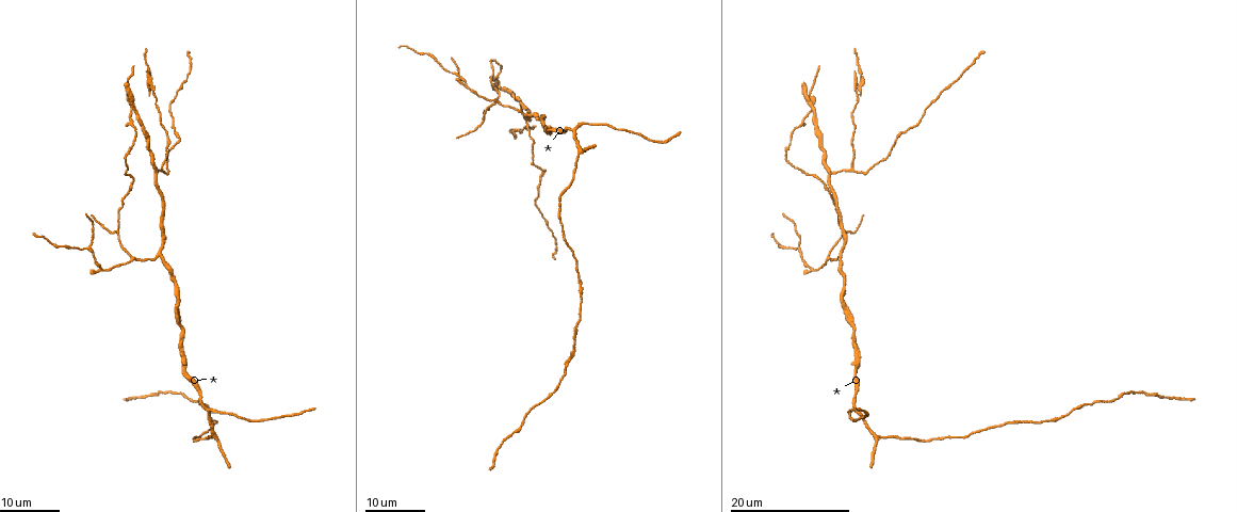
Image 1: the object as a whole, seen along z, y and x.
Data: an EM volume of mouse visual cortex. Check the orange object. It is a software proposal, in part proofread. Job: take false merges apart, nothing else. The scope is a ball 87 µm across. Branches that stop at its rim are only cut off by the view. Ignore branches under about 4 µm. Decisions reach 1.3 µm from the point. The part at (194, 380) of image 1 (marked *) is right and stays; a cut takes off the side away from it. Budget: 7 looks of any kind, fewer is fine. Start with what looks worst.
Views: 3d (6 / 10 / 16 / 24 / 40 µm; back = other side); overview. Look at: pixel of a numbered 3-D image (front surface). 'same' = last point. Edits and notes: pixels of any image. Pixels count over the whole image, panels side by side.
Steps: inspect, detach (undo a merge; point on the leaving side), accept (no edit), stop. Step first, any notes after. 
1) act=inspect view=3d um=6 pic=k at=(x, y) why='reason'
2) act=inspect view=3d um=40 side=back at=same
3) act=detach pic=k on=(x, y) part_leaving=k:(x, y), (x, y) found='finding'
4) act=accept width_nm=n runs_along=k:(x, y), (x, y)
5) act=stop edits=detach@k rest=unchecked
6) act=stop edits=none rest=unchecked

act=inspect view=3d um=16 pic=1 at=(117, 231) why='branch point'

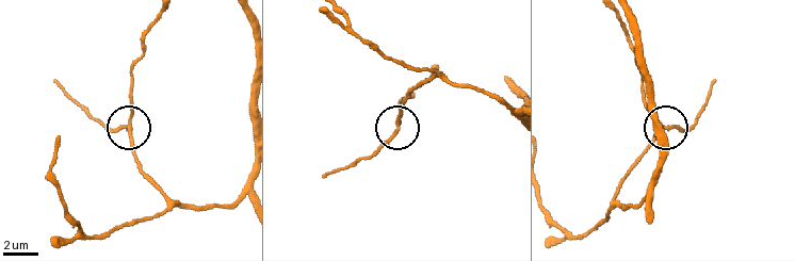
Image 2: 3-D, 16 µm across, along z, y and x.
act=inspect view=3d um=6 pic=2 at=(128, 126)

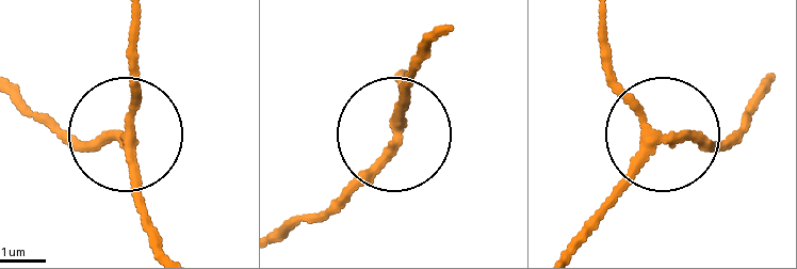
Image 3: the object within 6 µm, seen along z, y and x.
act=accept side_arm_um=7 found='all the same cell'

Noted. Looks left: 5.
act=inspect view=3d um=24 pic=1 at=(853, 168) why='a fork'

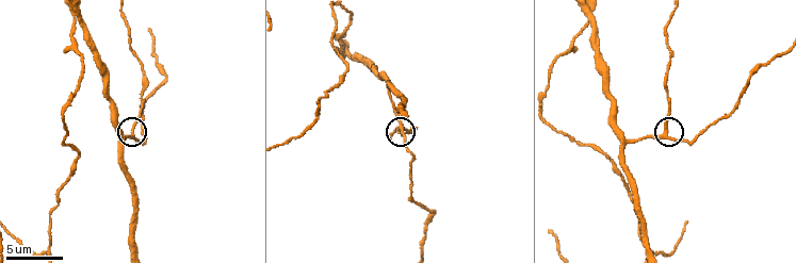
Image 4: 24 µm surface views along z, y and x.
act=inspect view=3d um=10 pic=4 at=(663, 136)

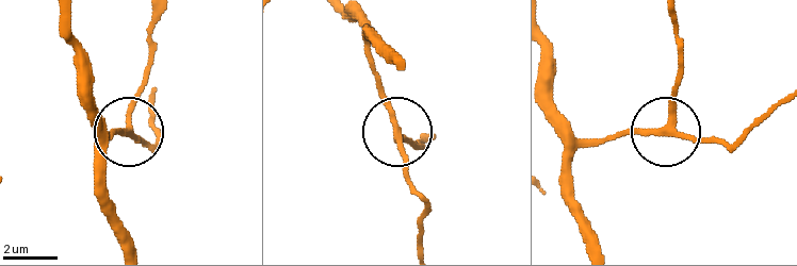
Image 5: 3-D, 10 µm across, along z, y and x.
act=accept side_arm_um=24 runs_along=5:(598, 244), (571, 188), (573, 154), (665, 131), (681, 47) found='continuous, no second cell'

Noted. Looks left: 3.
act=inspect view=3d um=24 pic=1 at=(859, 86) why='four-way junction'

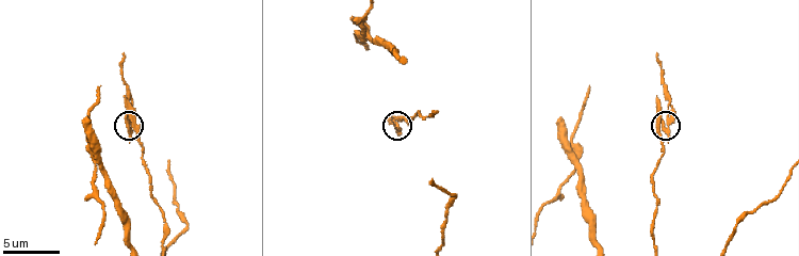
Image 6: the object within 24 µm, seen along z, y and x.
act=inspect view=3d um=10 pic=6 at=(126, 122) why='zoom in'

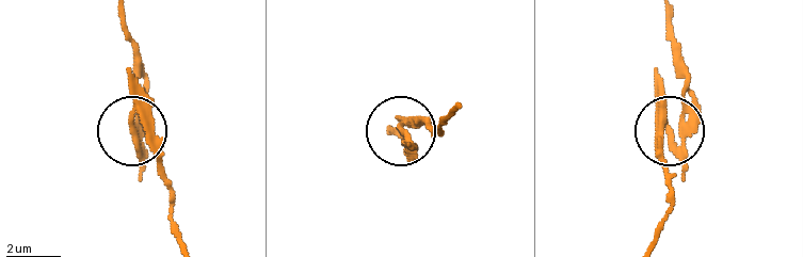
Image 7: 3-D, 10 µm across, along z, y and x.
act=inspect view=3d um=6 pic=7 at=(137, 134)

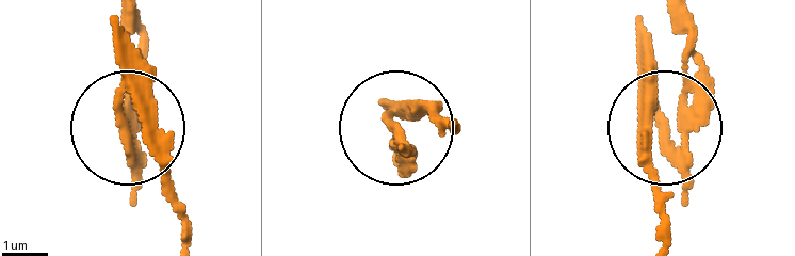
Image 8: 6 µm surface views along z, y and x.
act=detach pic=8 on=(402, 159) part_leaving=8:(647, 141), (651, 122), (678, 110), (693, 64), (690, 18) found='a second cell is stuck on'

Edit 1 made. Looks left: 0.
act=stop edits=detach@8 rest=unchecked

